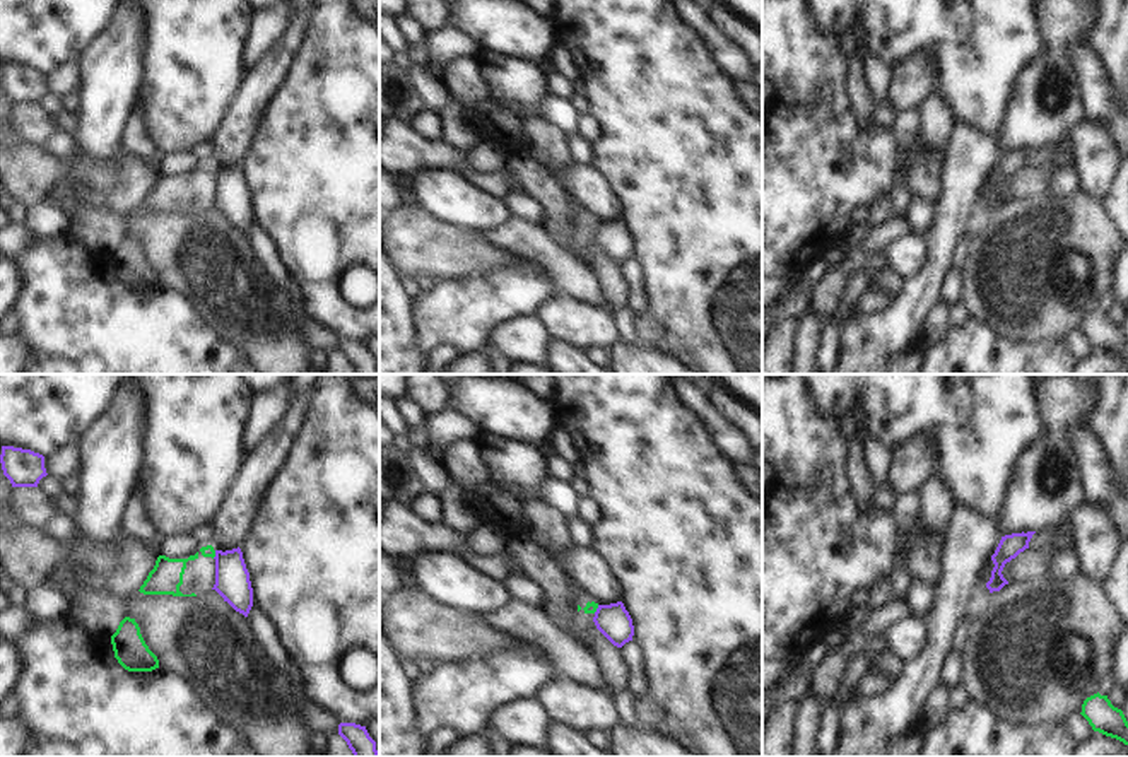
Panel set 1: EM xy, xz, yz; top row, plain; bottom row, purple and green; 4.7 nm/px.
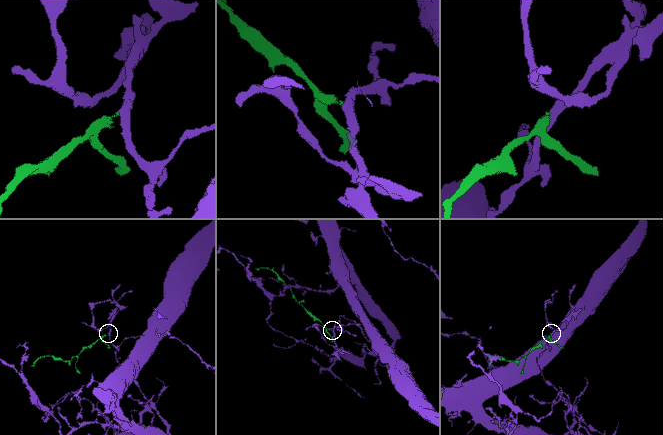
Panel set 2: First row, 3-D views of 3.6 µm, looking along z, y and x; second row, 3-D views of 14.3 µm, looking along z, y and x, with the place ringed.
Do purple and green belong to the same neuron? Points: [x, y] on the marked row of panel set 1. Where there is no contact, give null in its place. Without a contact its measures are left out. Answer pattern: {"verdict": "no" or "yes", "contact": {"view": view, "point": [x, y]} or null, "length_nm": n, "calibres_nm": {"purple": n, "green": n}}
{"verdict": "no", "contact": {"view": "xy", "point": [216, 554]}, "length_nm": 40, "calibres_nm": {"purple": 160, "green": 50}}

